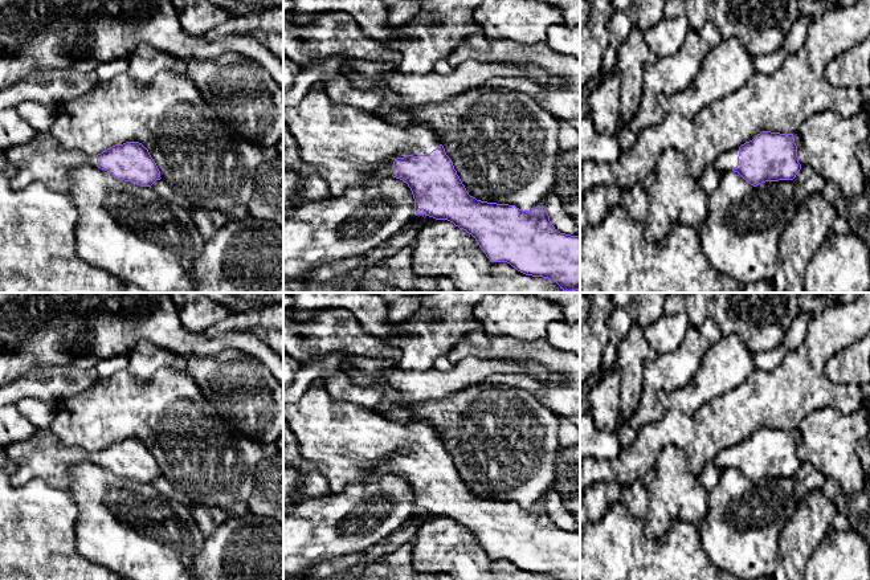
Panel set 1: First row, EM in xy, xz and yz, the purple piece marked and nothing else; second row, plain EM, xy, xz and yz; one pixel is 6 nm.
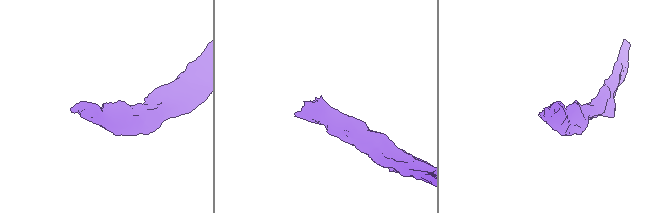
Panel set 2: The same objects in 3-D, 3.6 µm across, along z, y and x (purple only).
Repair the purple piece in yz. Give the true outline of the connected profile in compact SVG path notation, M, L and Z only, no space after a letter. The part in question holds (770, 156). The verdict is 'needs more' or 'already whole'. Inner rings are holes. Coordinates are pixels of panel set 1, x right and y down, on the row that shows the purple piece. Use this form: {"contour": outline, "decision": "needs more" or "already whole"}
{"contour": "M761 131L739 148L718 155L712 167L720 173L738 172L746 181L756 187L765 181L793 180L801 169L793 134Z", "decision": "needs more"}

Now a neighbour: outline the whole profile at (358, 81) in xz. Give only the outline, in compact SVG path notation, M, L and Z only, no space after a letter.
M347 72L344 77L348 79L350 85L358 90L369 91L380 85L379 79L364 77L356 72Z

